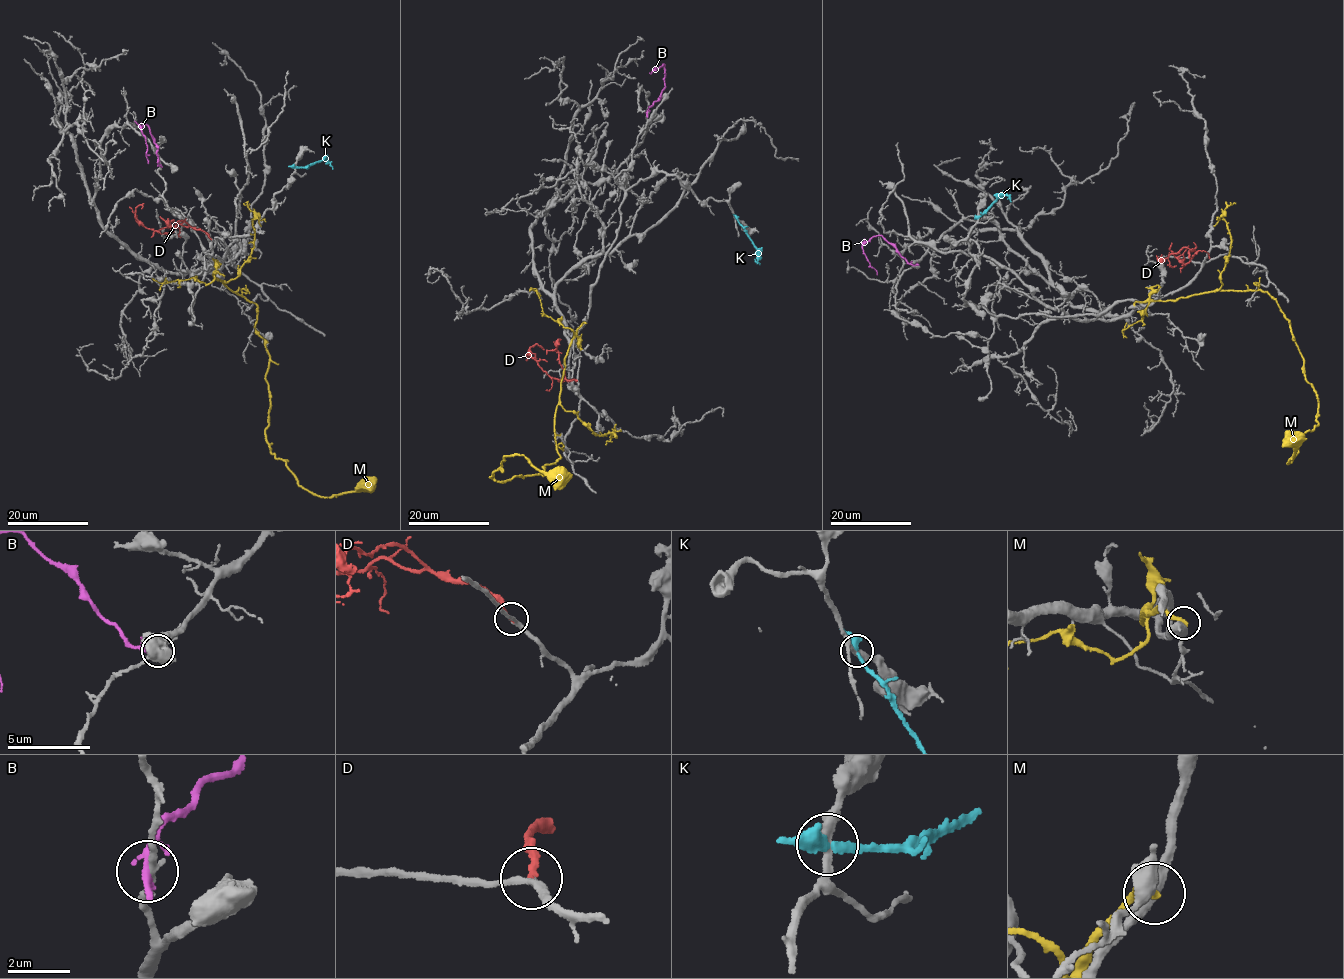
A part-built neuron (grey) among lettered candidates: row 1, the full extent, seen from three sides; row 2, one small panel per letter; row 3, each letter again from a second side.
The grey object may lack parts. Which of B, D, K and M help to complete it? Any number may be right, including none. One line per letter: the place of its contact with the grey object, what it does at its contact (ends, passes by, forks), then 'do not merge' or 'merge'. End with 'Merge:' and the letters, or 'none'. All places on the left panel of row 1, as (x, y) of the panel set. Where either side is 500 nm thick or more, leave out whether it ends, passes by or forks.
B: contact (159, 165); it ends; do not merge
D: contact (210, 238); it ends; merge
K: contact (295, 167); it passes by; do not merge
M: contact (223, 275); it ends; do not merge
Merge: D

